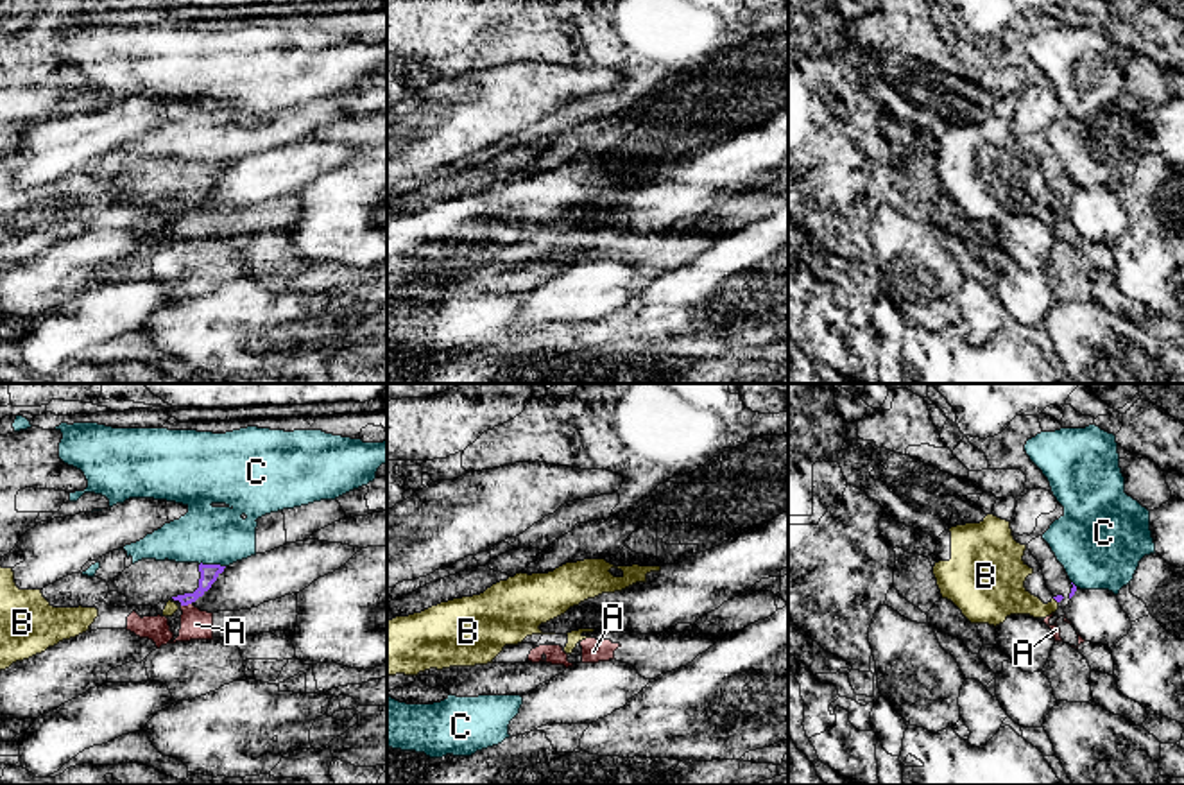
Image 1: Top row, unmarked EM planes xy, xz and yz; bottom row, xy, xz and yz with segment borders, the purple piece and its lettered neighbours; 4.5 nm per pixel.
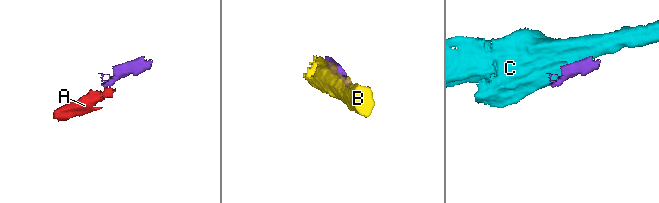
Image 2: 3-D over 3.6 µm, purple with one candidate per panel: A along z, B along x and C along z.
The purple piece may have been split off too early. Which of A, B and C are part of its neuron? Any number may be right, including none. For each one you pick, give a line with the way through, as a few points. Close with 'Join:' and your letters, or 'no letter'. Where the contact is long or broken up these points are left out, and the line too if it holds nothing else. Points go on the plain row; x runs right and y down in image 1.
Join: no letter

